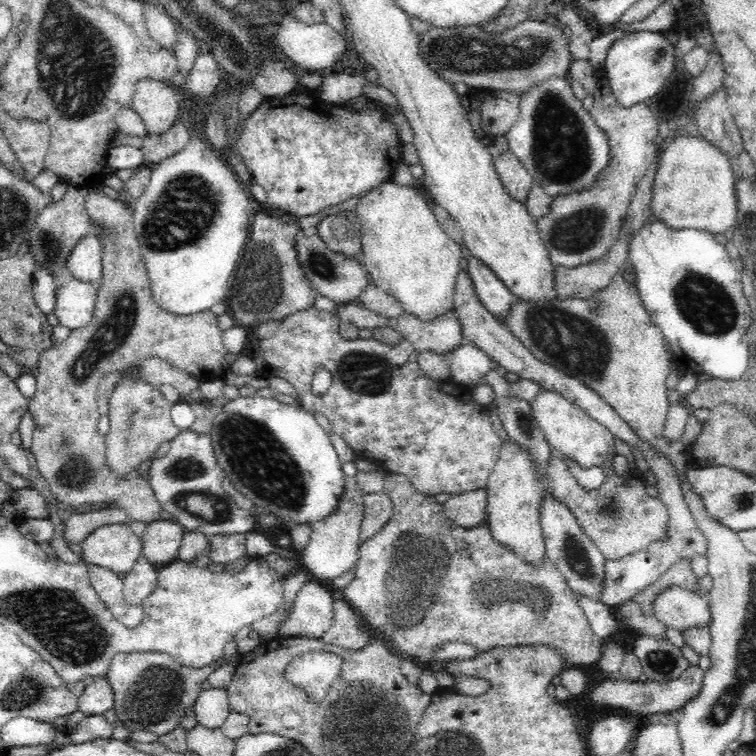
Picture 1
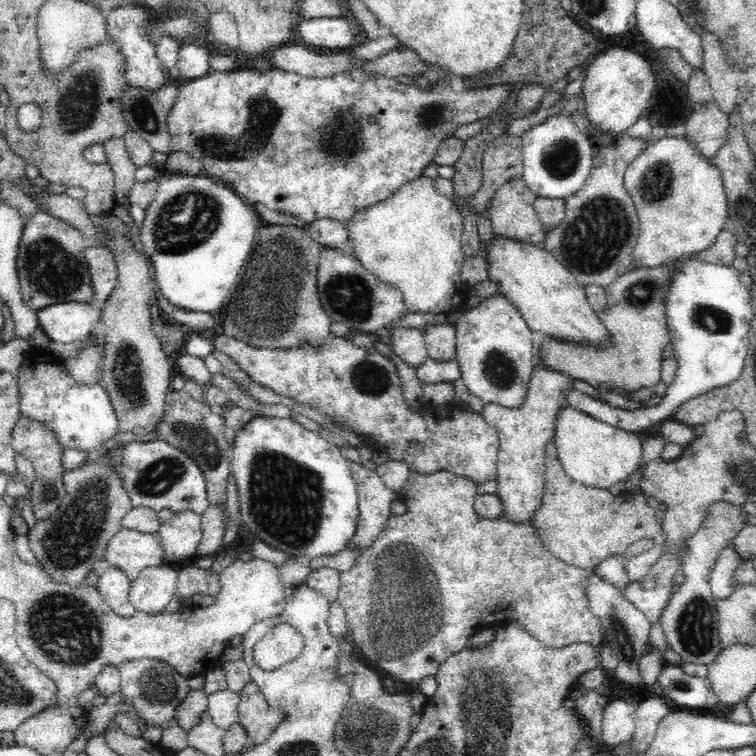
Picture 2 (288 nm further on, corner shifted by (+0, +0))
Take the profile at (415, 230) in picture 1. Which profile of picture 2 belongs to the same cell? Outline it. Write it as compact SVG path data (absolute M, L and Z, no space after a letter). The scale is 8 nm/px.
M422 176L414 182L404 184L398 192L394 192L390 198L376 202L374 206L366 210L358 210L348 222L348 242L354 248L356 260L364 266L366 272L372 276L378 276L382 282L396 286L406 302L408 314L448 314L456 316L462 312L470 288L466 282L462 282L462 268L466 266L466 252L464 252L464 216L462 206L456 204L456 200L450 200L438 192L438 184L434 178Z

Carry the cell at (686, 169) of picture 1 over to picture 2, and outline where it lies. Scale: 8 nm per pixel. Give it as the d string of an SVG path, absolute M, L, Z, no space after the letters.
M658 132L654 142L628 166L624 186L640 218L640 236L634 252L640 268L654 270L700 254L728 228L730 216L722 174L710 160L700 158L696 148L684 138L666 138Z

